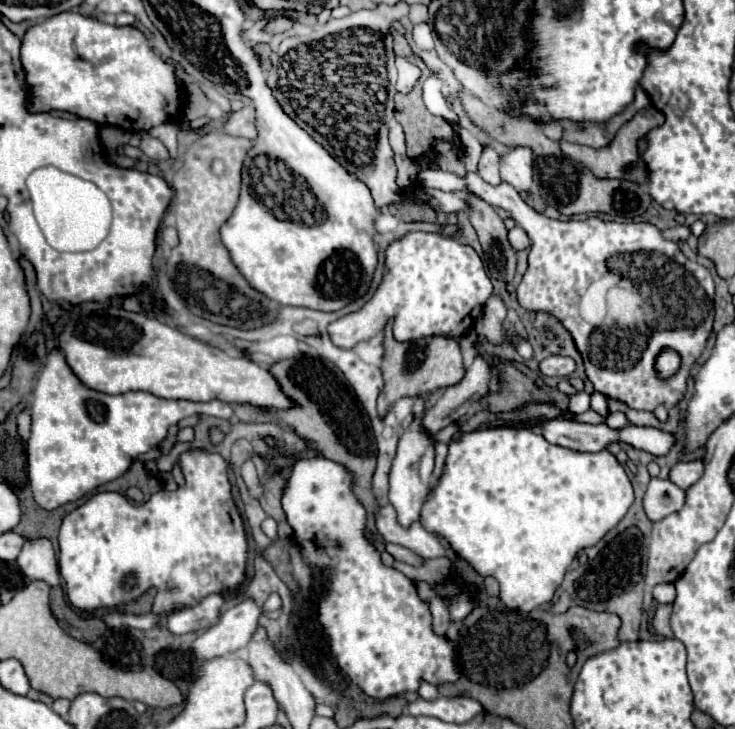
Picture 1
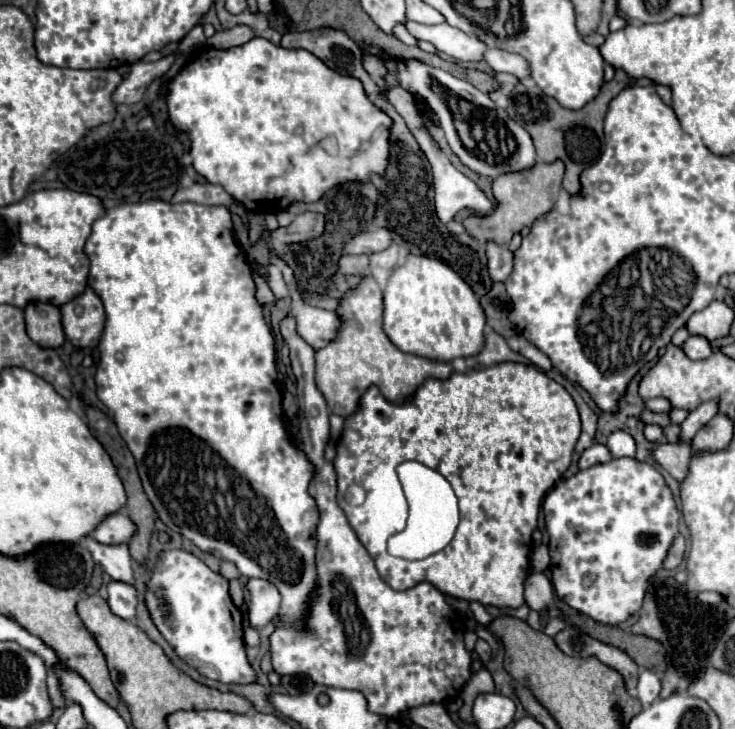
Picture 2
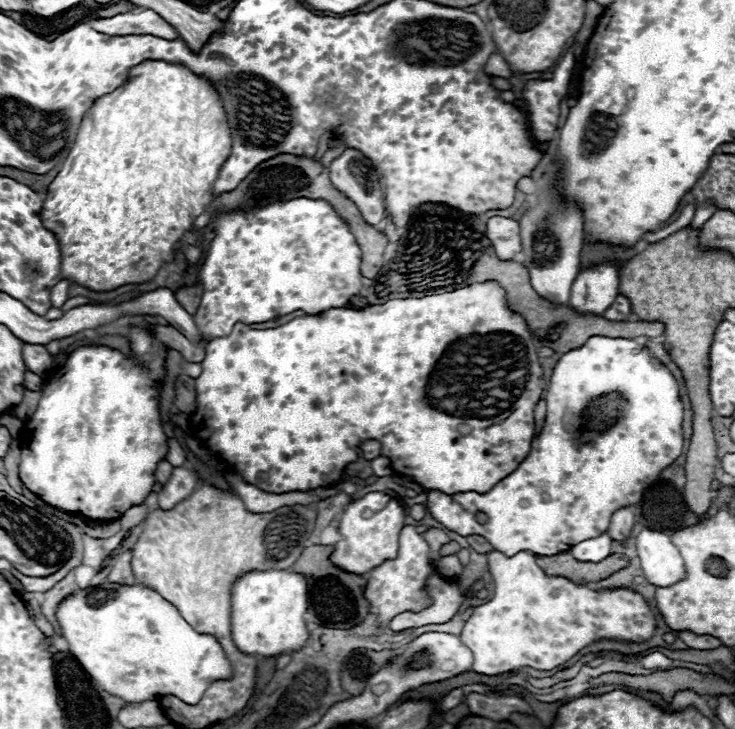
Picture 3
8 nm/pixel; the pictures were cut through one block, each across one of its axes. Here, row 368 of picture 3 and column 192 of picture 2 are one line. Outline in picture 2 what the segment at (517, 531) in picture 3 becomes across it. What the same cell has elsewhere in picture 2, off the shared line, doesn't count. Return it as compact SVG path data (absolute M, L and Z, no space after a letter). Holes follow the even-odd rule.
M164 550L152 568L144 594L150 618L176 656L210 680L252 684L256 672L246 658L243 614L228 594L228 580L186 550Z

